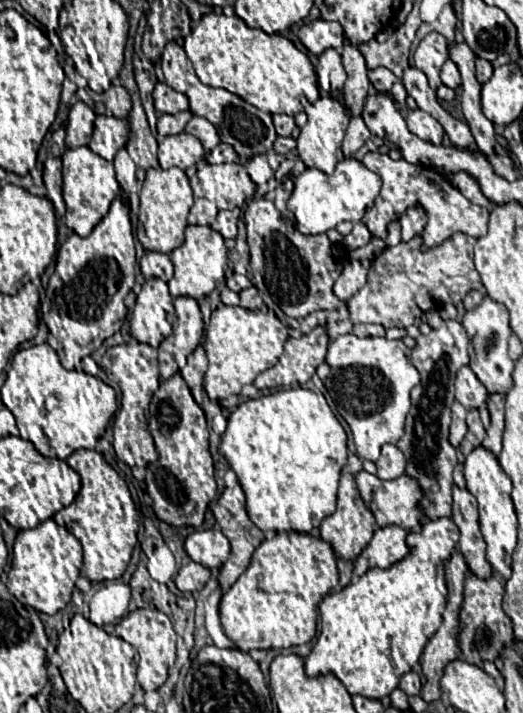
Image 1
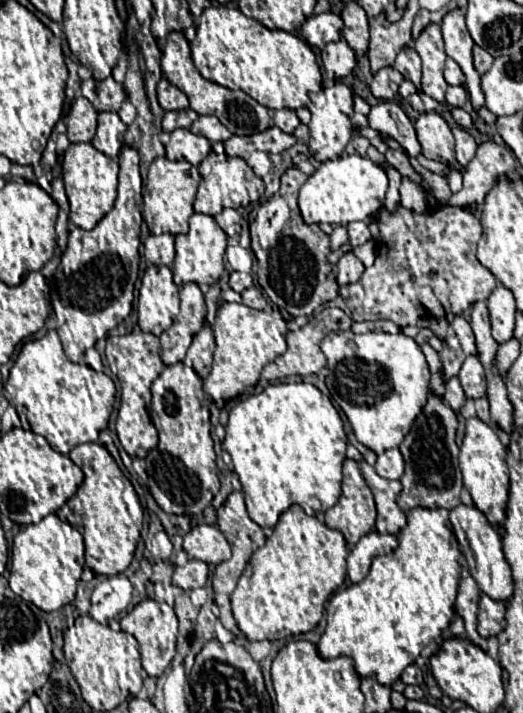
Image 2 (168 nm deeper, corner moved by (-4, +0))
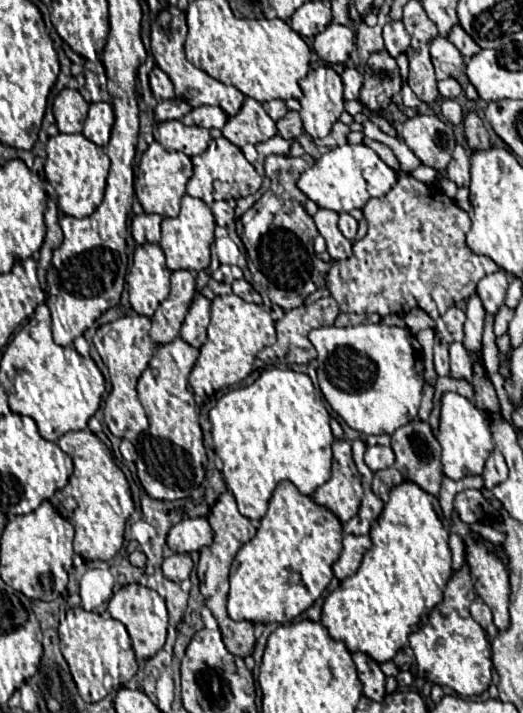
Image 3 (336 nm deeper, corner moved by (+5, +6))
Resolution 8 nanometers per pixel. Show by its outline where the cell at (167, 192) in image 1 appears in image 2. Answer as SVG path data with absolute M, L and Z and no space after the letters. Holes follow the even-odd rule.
M158 156L150 168L148 168L148 182L142 190L144 196L144 210L142 216L150 228L152 234L186 234L188 230L188 220L194 214L192 202L200 184L200 172L196 166L192 166L186 160L166 160L164 156Z

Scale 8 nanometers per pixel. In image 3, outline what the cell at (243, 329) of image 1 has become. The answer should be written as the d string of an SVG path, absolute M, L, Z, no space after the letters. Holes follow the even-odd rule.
M215 296L211 302L211 324L207 328L207 342L199 350L199 358L191 370L189 384L194 394L207 396L245 380L259 350L275 344L275 322L264 305L243 302L239 296Z

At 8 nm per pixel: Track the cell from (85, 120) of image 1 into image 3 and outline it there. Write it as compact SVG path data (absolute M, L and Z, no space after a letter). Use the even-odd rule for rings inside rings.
M71 88L61 90L53 102L53 114L59 132L63 134L81 132L87 118L87 110L89 104L83 100L79 90L71 90Z

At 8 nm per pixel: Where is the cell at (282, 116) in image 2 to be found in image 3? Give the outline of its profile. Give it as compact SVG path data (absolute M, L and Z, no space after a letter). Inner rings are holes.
M269 100L269 102L263 104L263 108L265 108L265 112L267 112L275 122L281 120L281 118L287 114L287 106L285 106L283 100Z

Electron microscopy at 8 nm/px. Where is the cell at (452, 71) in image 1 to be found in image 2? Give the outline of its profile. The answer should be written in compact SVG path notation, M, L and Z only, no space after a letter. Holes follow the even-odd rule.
M446 58L446 70L444 70L444 78L450 86L460 86L464 84L464 72L460 70L460 66L452 60L452 58Z

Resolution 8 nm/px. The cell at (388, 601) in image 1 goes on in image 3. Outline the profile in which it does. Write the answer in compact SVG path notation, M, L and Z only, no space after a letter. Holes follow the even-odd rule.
M403 482L391 490L391 498L385 504L379 520L369 532L373 546L365 552L359 570L355 576L345 578L323 602L321 624L329 630L333 640L341 640L347 644L351 654L363 652L375 662L383 664L393 660L393 656L407 644L409 634L413 634L425 620L429 620L429 612L441 604L441 596L445 584L449 582L451 570L451 550L447 544L449 524L445 522L439 500L427 492L423 492L413 482Z

